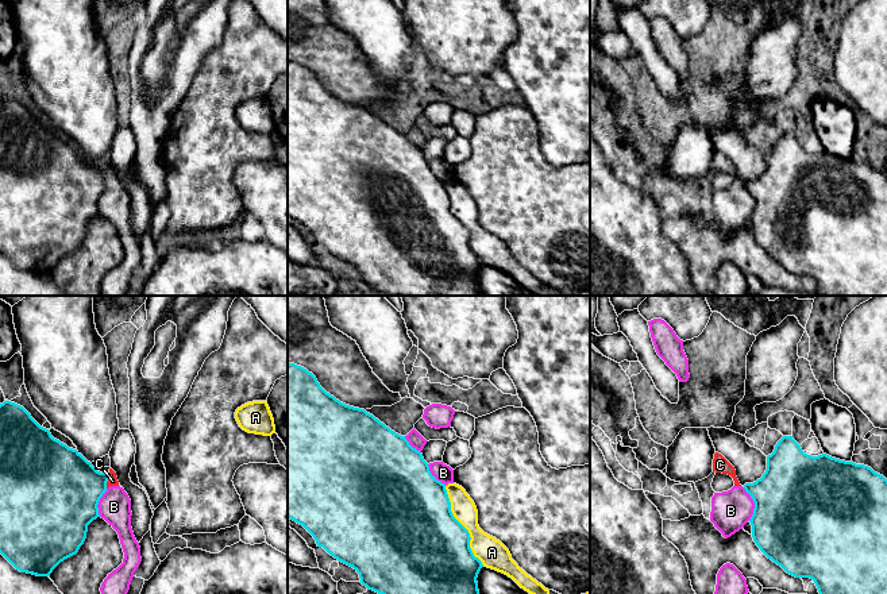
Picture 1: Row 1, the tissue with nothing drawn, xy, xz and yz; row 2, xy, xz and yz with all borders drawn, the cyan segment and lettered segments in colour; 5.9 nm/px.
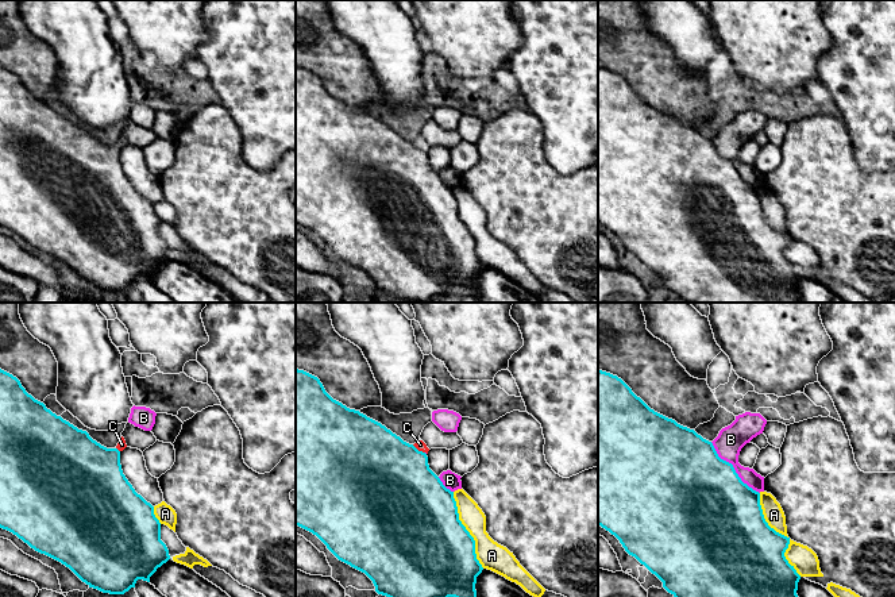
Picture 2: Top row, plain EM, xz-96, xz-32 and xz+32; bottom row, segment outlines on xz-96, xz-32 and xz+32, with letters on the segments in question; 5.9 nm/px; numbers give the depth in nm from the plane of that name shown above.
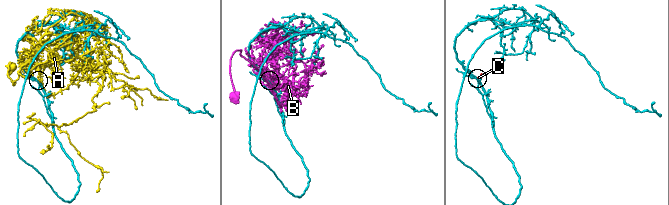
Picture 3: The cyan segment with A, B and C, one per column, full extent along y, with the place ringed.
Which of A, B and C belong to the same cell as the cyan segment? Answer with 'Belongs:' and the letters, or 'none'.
Belongs: none

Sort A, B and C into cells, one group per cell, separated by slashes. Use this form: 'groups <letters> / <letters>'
groups A / B C

